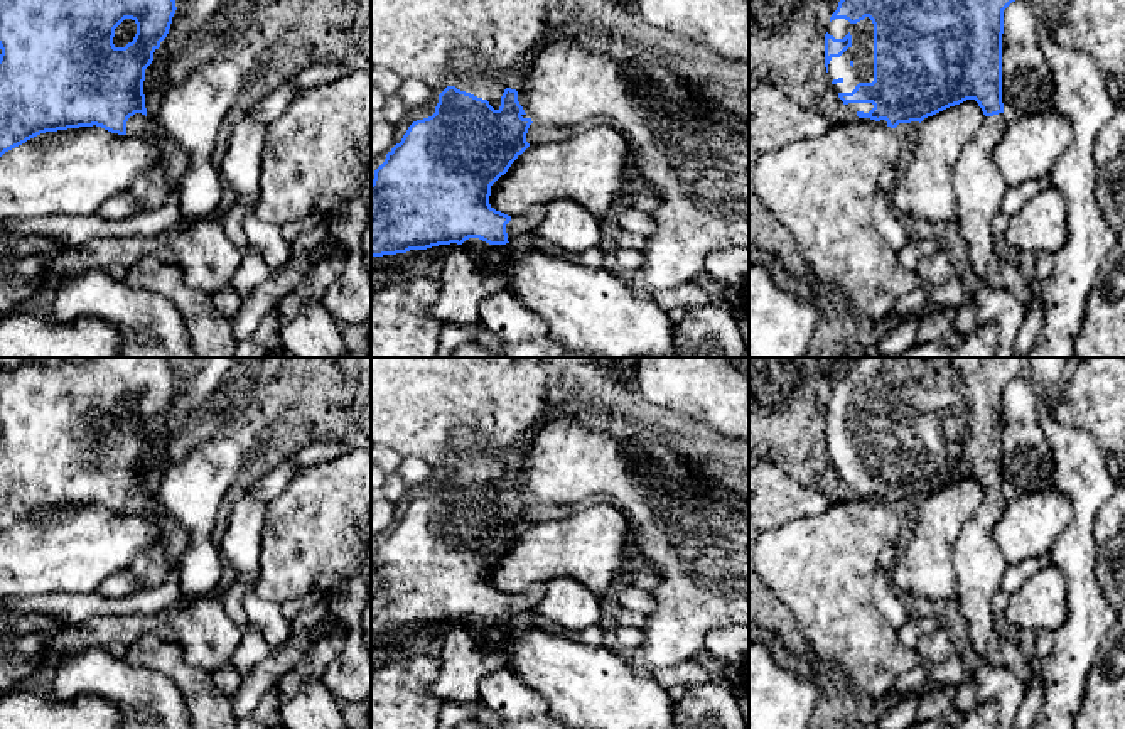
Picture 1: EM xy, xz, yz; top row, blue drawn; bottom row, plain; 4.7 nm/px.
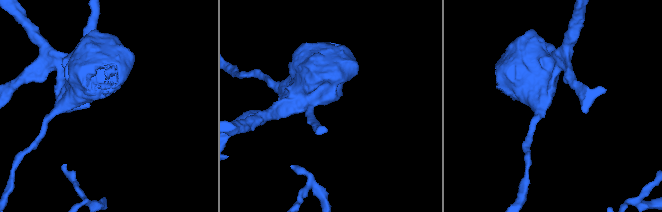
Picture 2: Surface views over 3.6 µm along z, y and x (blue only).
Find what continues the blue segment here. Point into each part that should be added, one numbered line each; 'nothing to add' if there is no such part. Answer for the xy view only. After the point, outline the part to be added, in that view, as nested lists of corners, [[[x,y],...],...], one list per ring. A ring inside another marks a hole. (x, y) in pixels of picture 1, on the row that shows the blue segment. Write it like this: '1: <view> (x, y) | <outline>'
1: xy (139, 125) | [[[135,113],[126,122],[126,135],[137,137],[143,140],[165,140],[165,133],[159,123],[159,120],[152,116],[145,116],[142,113]]]

